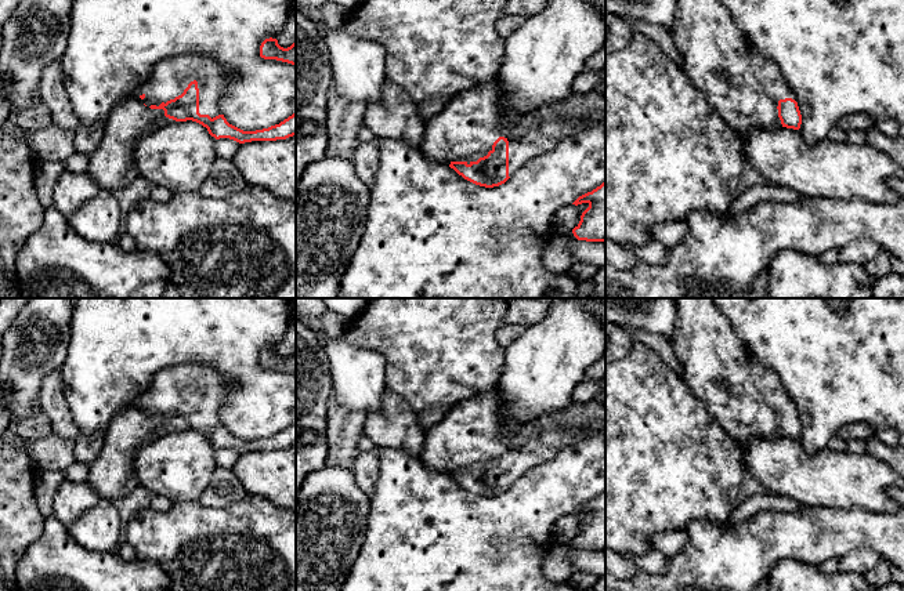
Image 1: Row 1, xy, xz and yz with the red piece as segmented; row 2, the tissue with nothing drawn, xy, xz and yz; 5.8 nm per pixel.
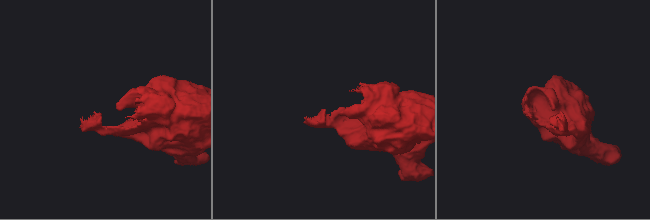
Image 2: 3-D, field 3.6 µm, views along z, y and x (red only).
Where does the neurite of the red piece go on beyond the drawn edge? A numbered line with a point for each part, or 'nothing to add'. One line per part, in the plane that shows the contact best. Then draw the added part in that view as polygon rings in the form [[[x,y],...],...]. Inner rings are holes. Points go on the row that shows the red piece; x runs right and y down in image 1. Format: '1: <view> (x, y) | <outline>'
1: xy (112, 166) | [[[184,54],[155,66],[151,77],[133,95],[113,106],[104,123],[104,137],[90,155],[87,174],[101,191],[130,186],[138,177],[134,151],[138,141],[163,126],[176,123],[163,109],[151,109],[181,95],[191,81],[198,81],[199,113],[211,119],[221,115],[220,98],[227,77],[223,66],[205,55]]]

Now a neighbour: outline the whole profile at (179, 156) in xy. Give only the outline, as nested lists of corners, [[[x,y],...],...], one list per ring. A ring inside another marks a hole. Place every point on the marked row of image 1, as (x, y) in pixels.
[[[176,122],[142,137],[134,163],[140,177],[155,186],[173,193],[198,192],[218,159],[216,141],[196,122]]]

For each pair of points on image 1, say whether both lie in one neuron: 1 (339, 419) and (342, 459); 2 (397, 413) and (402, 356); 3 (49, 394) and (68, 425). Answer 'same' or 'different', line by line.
1: same
2: different
3: same

